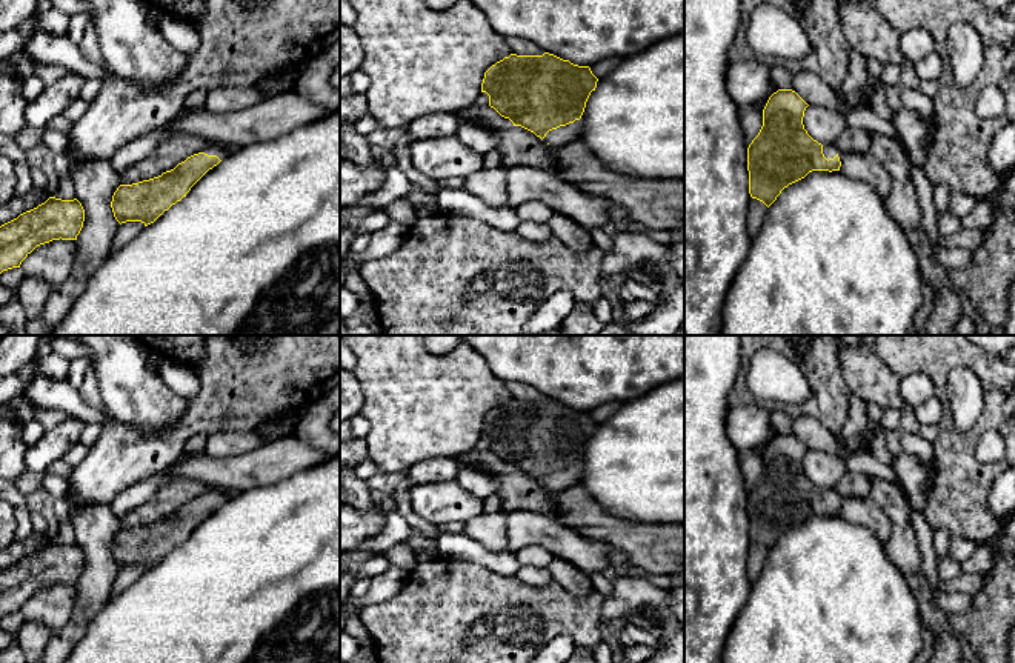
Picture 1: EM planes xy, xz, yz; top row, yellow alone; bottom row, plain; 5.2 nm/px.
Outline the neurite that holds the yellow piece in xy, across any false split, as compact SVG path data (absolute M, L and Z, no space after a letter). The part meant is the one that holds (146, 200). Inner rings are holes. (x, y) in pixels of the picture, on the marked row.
M214 143L158 177L120 185L111 202L115 220L120 225L126 222L141 222L145 226L154 223L165 211L186 197L191 188L226 155L229 155L228 145Z

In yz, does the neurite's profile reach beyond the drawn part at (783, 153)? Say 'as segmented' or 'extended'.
extended

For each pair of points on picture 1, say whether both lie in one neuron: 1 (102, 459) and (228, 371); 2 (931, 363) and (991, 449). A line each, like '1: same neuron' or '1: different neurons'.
1: same neuron
2: different neurons

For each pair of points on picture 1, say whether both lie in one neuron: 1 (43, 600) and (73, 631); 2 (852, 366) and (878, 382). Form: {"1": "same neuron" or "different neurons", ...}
{"1": "different neurons", "2": "same neuron"}

